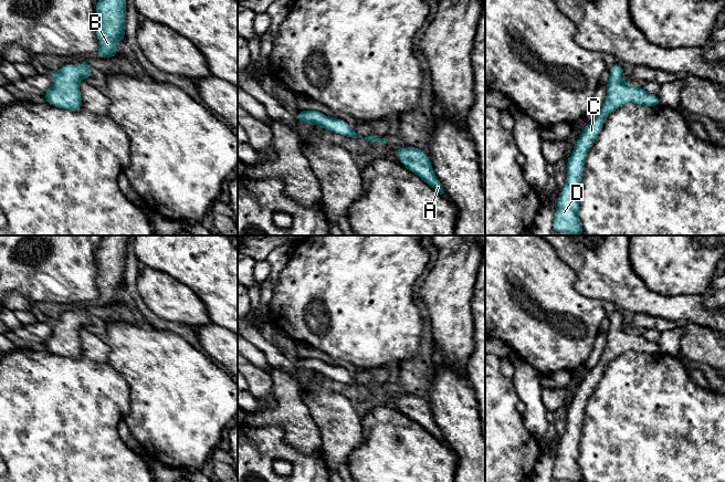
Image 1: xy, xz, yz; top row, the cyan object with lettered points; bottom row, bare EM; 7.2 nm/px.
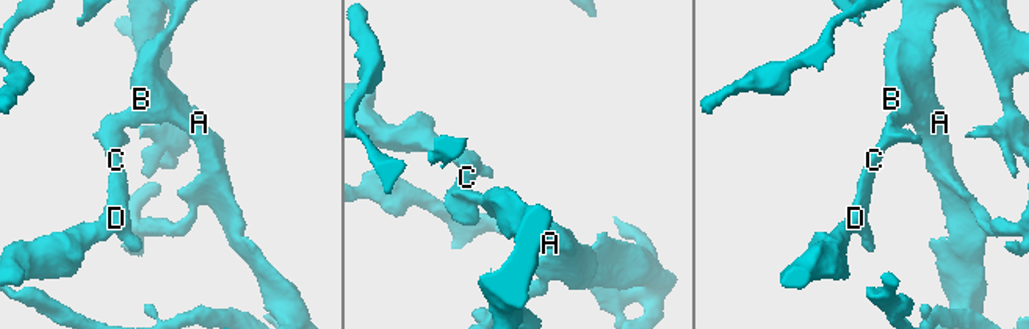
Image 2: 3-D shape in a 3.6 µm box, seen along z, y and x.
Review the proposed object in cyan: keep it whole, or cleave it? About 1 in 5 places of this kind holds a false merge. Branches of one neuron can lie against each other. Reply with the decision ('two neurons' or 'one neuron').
one neuron

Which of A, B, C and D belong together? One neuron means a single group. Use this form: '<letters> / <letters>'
A B C D

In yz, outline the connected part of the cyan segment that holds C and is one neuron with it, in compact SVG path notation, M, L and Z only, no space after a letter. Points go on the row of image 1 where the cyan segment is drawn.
M614 64L610 69L609 81L606 86L607 97L600 112L592 122L586 124L586 128L568 157L567 181L557 200L553 232L568 232L571 235L582 234L582 224L578 211L586 157L602 129L607 116L629 103L644 106L661 105L659 96L645 92L641 85L626 84L623 67L619 64Z

